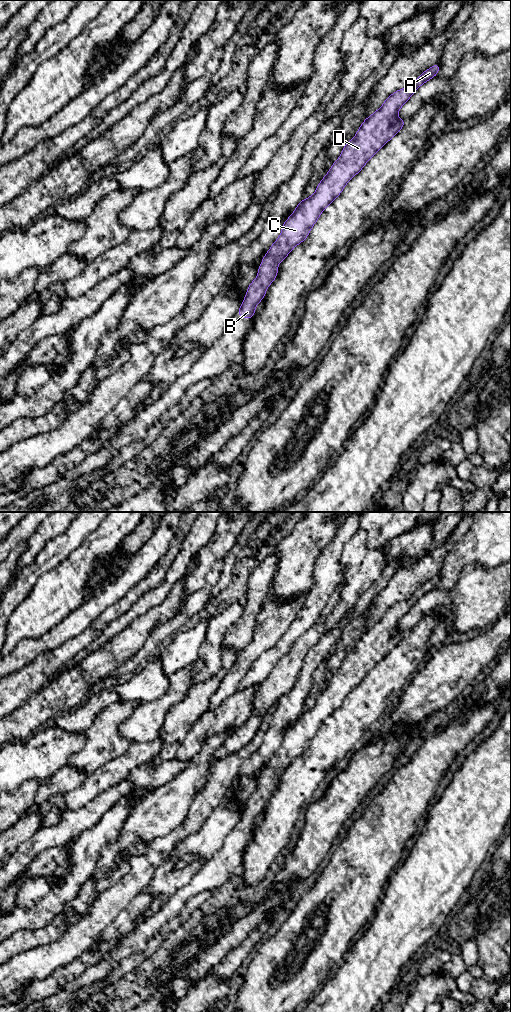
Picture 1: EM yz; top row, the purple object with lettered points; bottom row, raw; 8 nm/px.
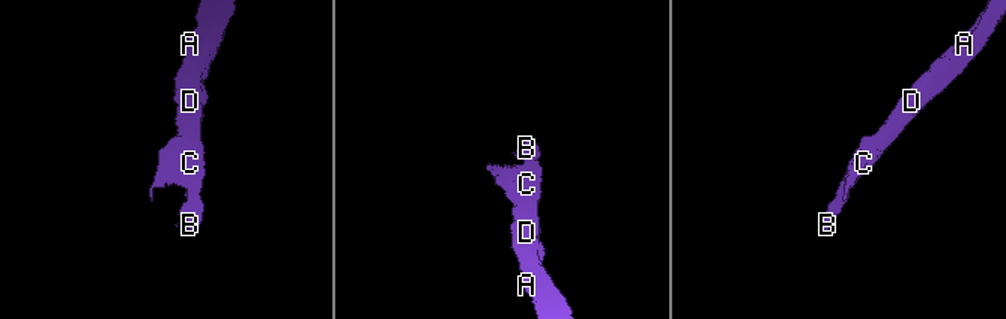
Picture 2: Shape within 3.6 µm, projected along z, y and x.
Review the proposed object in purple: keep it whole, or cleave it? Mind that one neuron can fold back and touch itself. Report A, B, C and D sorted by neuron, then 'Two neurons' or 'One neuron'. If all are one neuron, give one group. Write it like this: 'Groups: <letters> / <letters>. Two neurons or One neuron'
Groups: A B C D. One neuron

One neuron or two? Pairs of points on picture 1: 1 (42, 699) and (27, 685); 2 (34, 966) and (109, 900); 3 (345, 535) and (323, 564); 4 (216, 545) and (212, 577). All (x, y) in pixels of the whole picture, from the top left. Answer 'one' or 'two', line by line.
1: two
2: one
3: one
4: two

